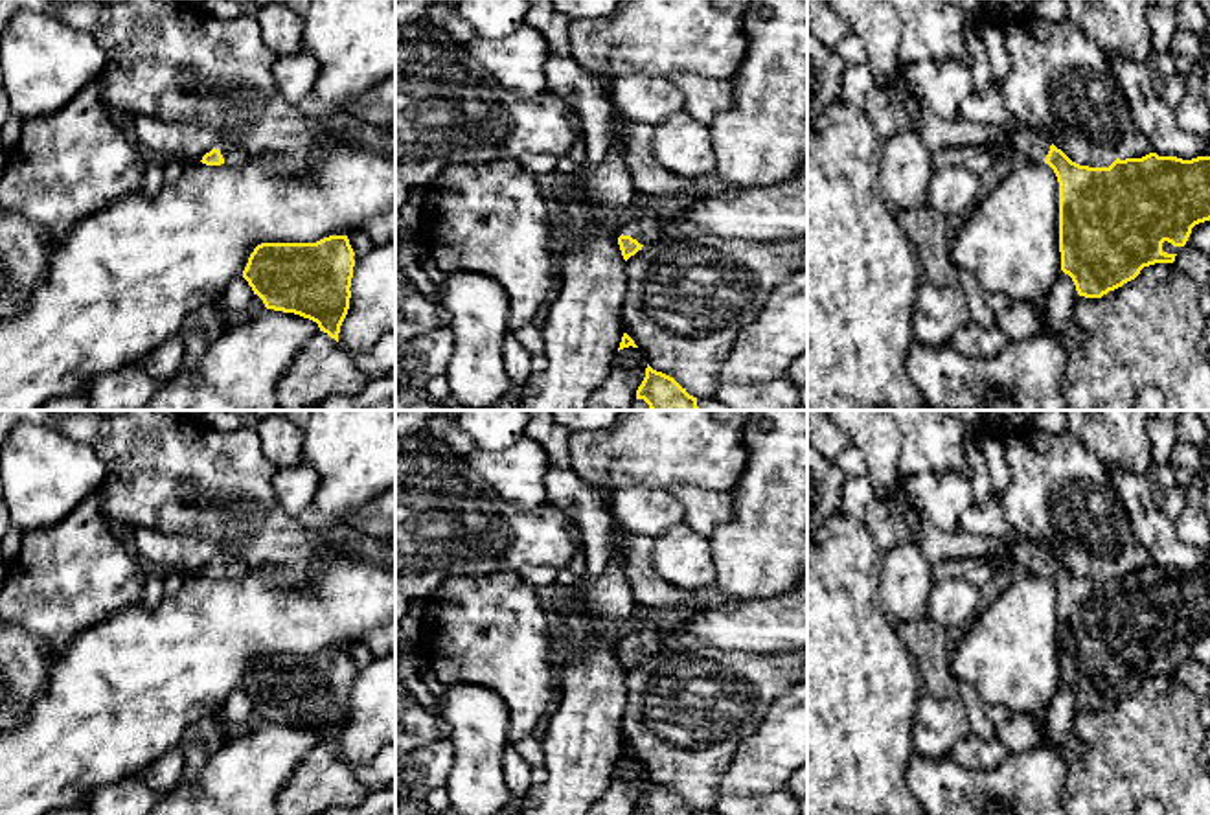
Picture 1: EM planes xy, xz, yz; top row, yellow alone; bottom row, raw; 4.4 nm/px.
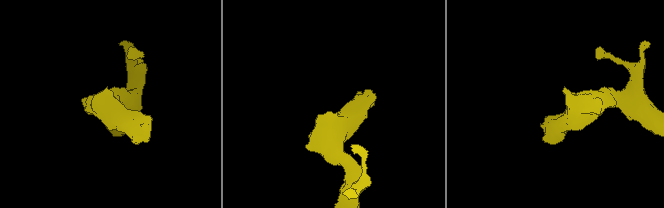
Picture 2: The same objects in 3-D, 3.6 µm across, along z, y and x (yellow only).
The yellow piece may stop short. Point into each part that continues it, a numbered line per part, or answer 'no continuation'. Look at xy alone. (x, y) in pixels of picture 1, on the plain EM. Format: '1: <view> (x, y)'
1: xy (228, 562)

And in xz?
1: xz (642, 637)

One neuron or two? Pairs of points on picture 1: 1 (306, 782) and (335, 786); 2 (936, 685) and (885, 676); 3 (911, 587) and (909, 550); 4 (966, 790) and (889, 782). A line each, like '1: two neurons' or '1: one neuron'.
1: one neuron
2: two neurons
3: one neuron
4: two neurons

